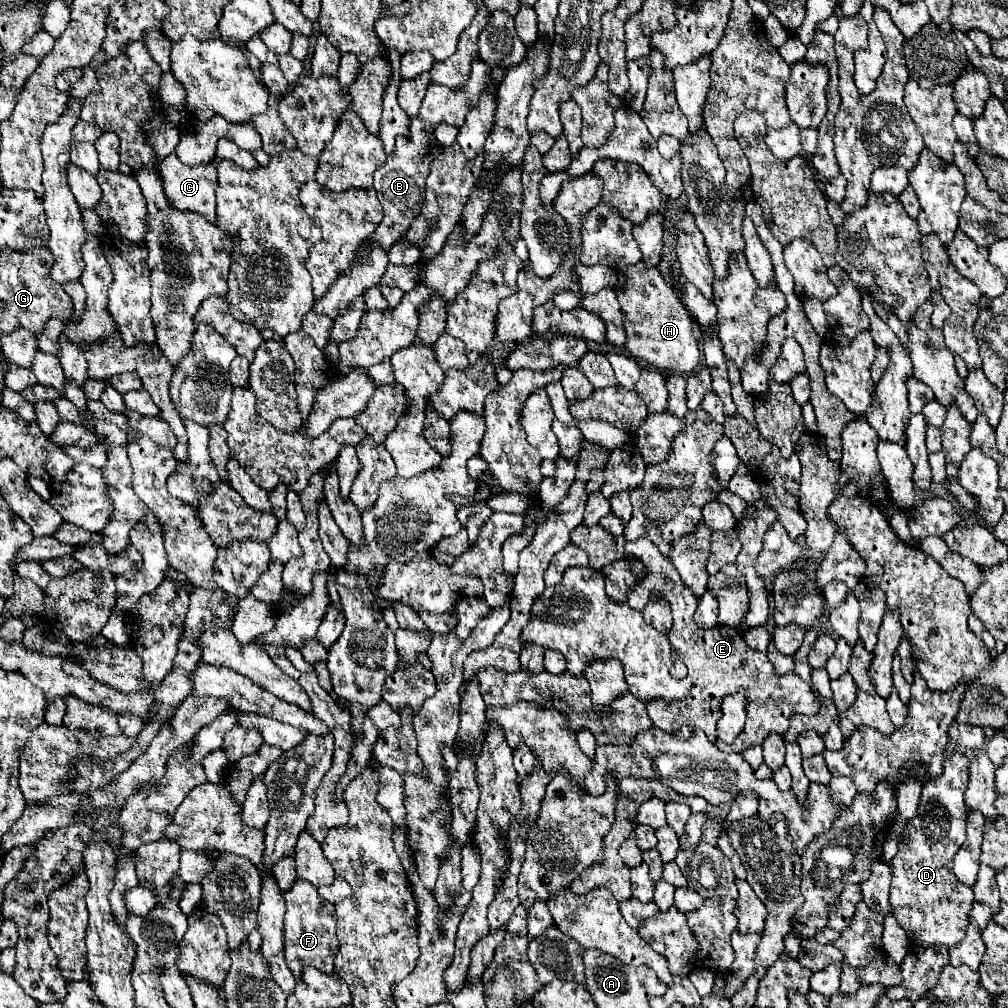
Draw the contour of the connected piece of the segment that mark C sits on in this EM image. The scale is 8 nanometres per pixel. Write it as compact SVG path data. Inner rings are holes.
M169 155L163 159L157 167L157 173L163 183L165 199L167 203L177 209L177 211L197 211L207 217L207 221L215 223L215 189L217 189L217 163L211 161L209 165L203 167L189 167L183 165L177 155Z

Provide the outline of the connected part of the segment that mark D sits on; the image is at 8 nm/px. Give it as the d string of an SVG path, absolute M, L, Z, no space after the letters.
M955 753L945 759L943 773L923 785L919 815L907 825L899 839L899 851L889 861L893 869L889 897L893 915L913 945L943 943L951 947L965 937L967 917L973 905L973 891L957 881L957 877L951 873L951 865L955 853L965 841L967 809L963 795L969 781L969 763L971 761L965 753Z

